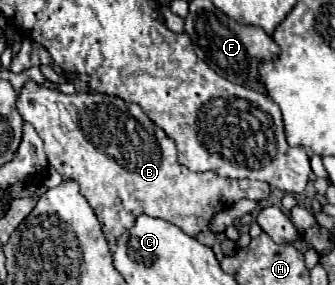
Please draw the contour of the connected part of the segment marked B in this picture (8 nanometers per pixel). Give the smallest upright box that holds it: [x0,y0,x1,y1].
[16,80,270,244]

